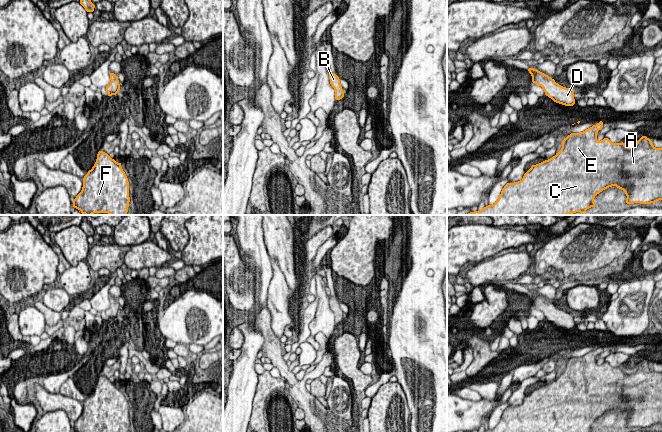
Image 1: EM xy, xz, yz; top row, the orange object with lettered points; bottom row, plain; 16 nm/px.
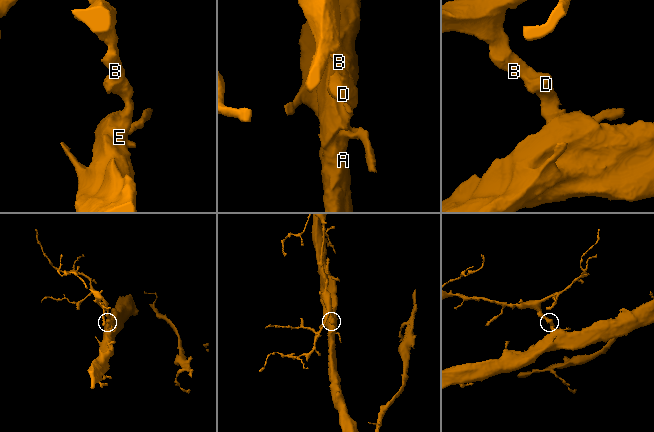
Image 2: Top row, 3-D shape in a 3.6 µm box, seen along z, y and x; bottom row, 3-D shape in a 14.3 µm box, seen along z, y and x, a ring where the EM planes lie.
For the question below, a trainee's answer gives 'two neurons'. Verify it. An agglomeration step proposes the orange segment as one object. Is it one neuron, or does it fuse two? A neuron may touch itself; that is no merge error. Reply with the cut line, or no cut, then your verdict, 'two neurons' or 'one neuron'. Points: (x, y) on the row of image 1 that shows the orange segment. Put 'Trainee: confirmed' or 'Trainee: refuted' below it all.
cut none; one neuron
Trainee: refuted

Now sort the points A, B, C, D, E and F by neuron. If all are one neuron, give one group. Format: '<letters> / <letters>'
A B C D E F

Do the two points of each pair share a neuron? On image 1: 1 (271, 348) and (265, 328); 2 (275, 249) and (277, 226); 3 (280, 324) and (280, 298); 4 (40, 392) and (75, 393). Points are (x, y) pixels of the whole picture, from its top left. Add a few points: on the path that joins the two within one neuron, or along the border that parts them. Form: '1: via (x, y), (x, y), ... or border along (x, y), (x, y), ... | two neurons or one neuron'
1: via (271, 343), (268, 333) | one neuron
2: via (277, 243), (277, 232) | one neuron
3: via (280, 318), (280, 304) | one neuron
4: border along (59, 392), (80, 402) | two neurons

